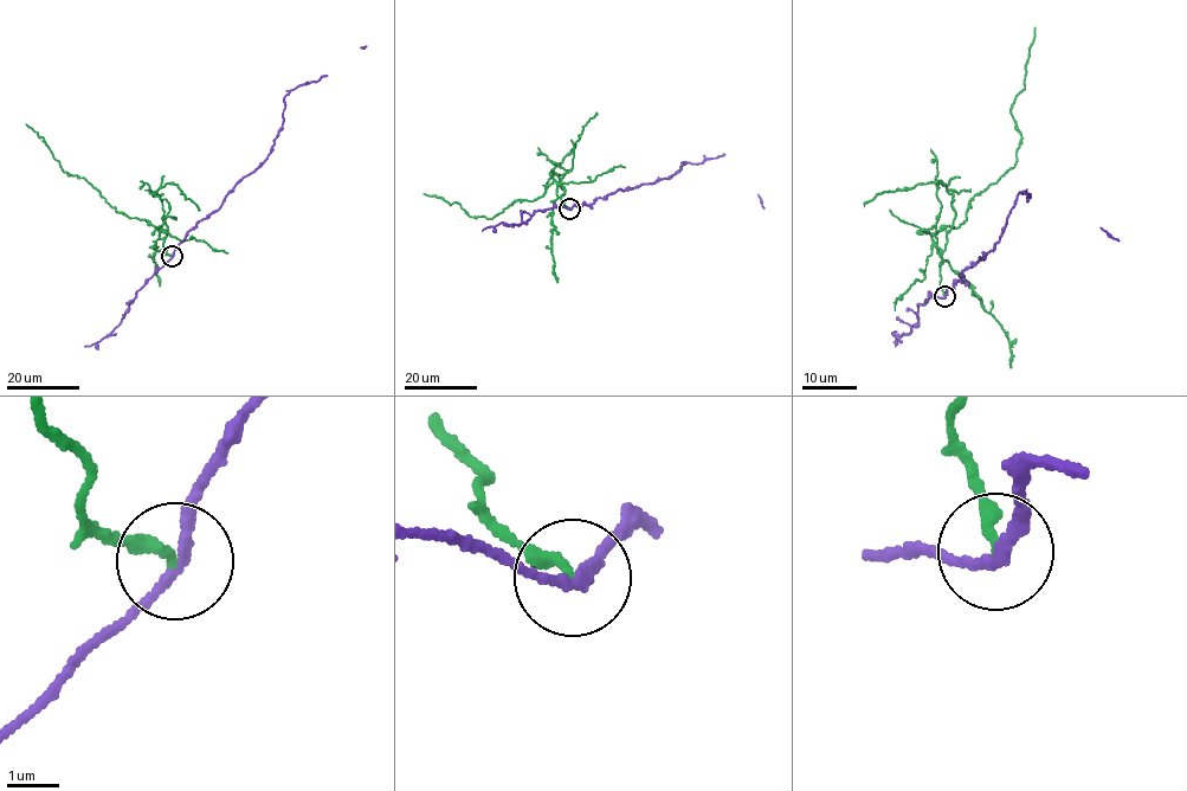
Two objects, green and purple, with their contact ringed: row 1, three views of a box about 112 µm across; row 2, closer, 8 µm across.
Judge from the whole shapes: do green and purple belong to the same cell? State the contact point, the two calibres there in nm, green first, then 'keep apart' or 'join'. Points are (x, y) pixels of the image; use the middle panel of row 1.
(569, 208) | 240/180 nm | keep apart

